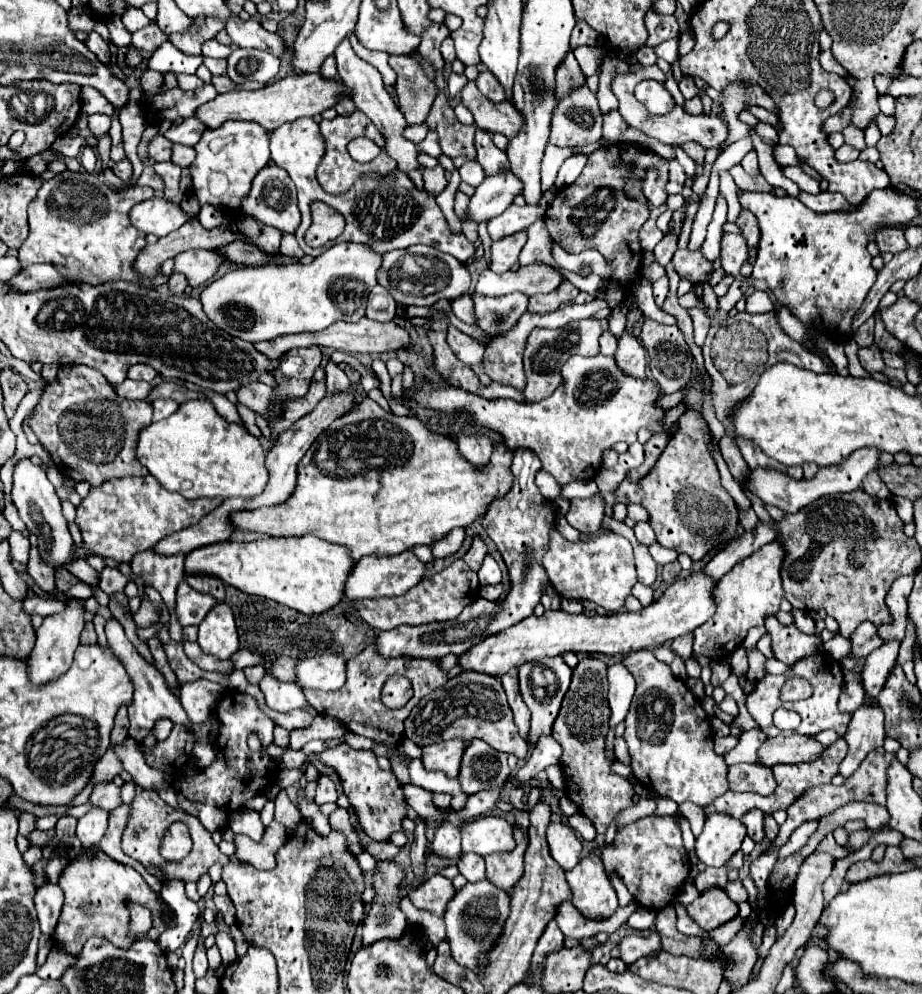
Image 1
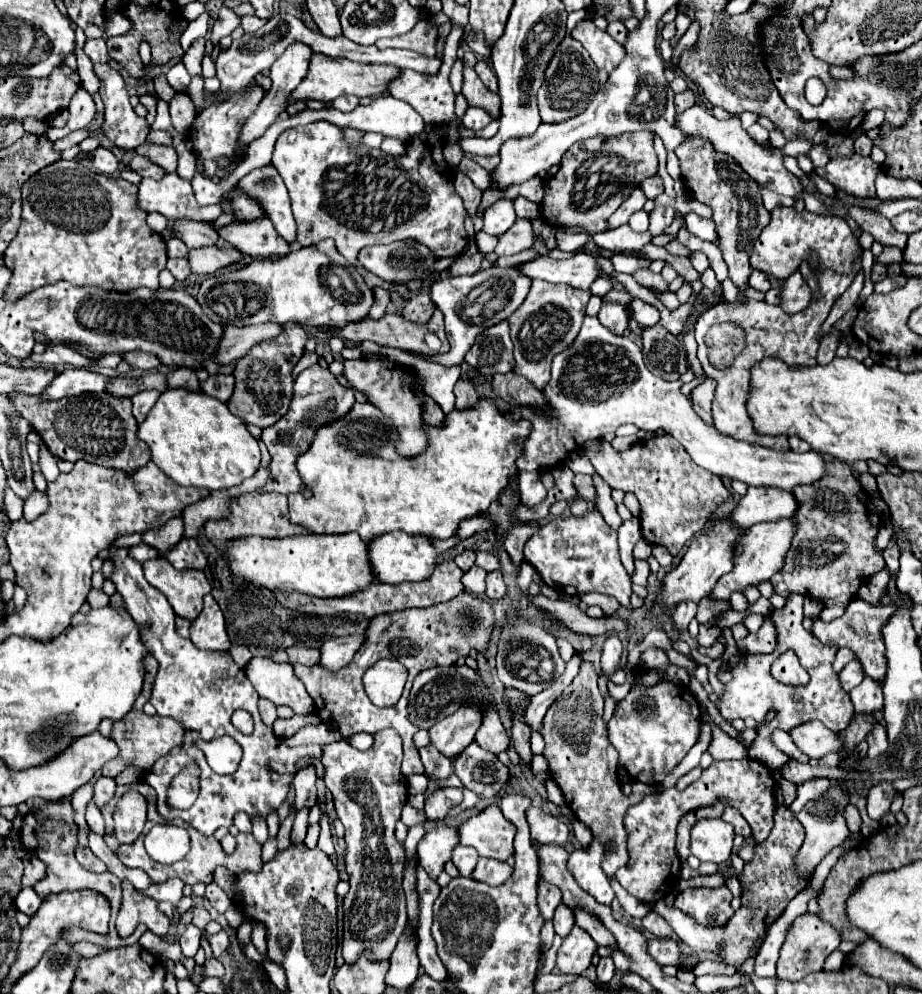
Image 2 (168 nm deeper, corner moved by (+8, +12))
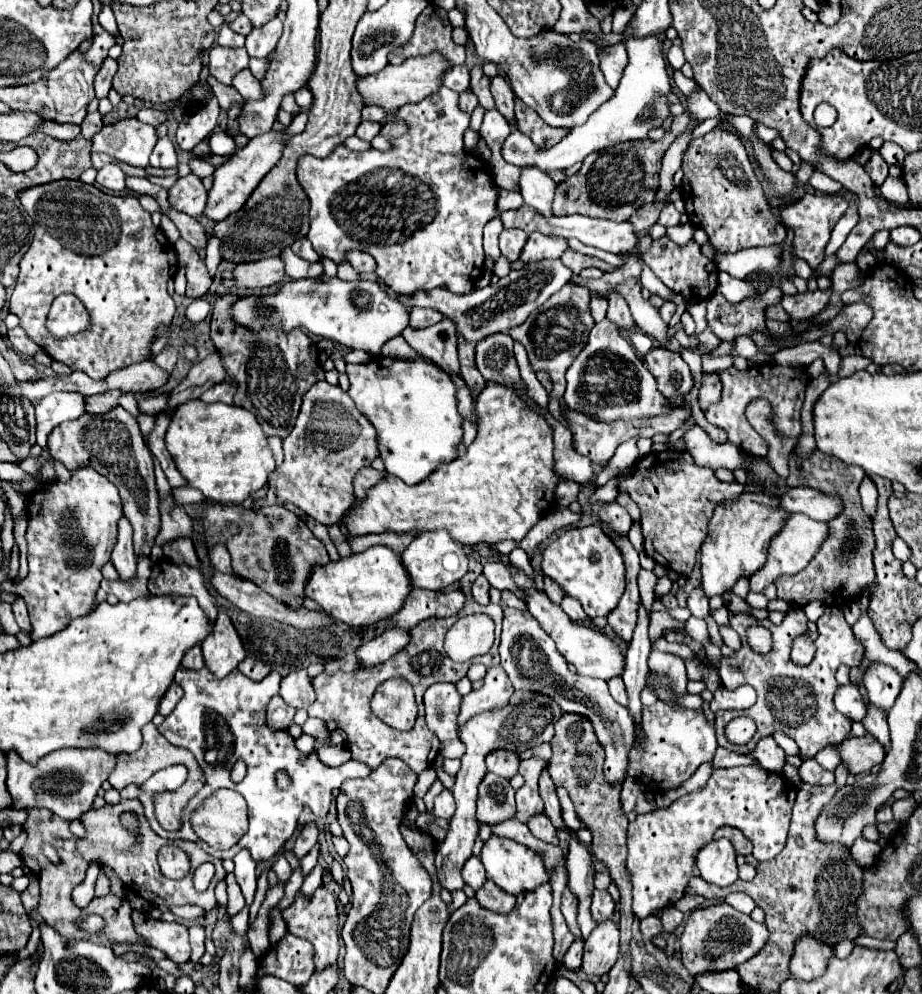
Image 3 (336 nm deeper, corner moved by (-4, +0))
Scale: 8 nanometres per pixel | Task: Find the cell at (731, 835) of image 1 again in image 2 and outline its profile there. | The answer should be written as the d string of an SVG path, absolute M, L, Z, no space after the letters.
M721 818L701 820L691 830L691 854L701 862L721 864L731 858L733 836L733 826Z

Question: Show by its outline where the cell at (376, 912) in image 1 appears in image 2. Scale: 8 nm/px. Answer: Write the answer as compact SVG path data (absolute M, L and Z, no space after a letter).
M381 730L381 732L377 732L374 735L373 746L369 748L369 750L365 750L365 752L359 752L359 750L355 750L349 742L345 742L345 740L339 740L339 742L331 742L331 744L327 744L327 746L323 746L323 758L321 758L321 764L325 766L325 786L331 790L331 794L333 794L333 802L335 802L335 812L337 812L337 818L341 820L341 824L345 826L345 844L347 844L347 848L345 848L345 870L347 870L347 874L349 874L349 892L345 894L345 898L343 898L343 948L341 948L341 952L343 952L343 960L345 962L357 962L357 958L361 956L361 954L369 954L369 958L377 958L377 960L387 960L391 954L393 954L393 950L395 950L395 946L397 946L397 942L399 942L399 936L403 934L403 930L405 930L405 926L407 926L407 910L405 910L405 894L403 894L403 888L401 888L401 882L403 882L403 866L405 866L405 848L403 848L403 844L395 838L395 822L401 818L401 808L407 804L407 784L405 784L405 780L403 780L403 776L401 776L401 770L399 770L399 766L401 766L401 758L403 758L403 750L401 750L401 738L399 738L399 734L395 732L395 730Z

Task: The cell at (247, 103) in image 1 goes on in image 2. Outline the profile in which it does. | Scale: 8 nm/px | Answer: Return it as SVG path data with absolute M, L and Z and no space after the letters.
M313 54L311 64L309 64L309 74L291 94L289 102L295 102L295 100L305 102L307 98L311 98L311 100L321 100L321 102L331 104L335 98L349 96L349 94L357 98L363 98L363 96L375 98L375 96L381 96L389 88L389 82L393 82L397 74L401 74L401 68L389 66L389 64L363 64L363 62L351 62L347 58L329 58L323 54Z

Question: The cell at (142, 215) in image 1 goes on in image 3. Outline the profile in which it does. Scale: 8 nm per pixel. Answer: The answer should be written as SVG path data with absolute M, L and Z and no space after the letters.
M193 174L179 178L169 190L169 208L185 212L193 218L205 214L205 204L207 204L207 192L201 180Z

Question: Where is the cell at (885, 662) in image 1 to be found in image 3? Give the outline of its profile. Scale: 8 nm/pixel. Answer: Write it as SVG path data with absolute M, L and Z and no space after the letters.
M859 684L839 686L835 692L835 708L851 720L863 720L867 714L867 702L859 690Z

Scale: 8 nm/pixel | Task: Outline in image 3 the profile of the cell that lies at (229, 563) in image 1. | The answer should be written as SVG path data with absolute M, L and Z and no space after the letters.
M375 546L361 554L327 562L325 566L313 566L305 584L307 598L315 600L329 616L349 626L367 626L393 616L403 606L409 590L409 576L401 566L399 554L385 546Z

